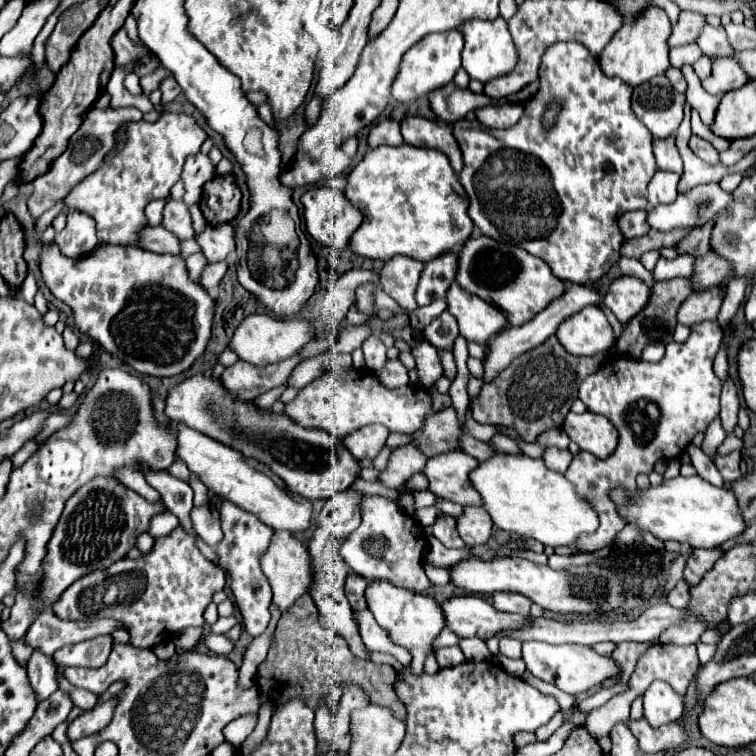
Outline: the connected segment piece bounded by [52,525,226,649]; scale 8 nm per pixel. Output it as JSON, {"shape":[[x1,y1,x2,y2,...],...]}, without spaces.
{"shape":[[180,525,164,537,154,539,154,547,140,559,120,559,108,569,100,569,94,573,88,573,74,581,54,603,54,613,62,619,88,619,88,607,90,607,90,619,100,619,100,617,112,617,124,627,128,627,130,633,130,643,138,648,154,647,160,641,172,639,178,631,184,627,202,627,204,623,204,607,212,601,212,593,220,591,226,583,226,575,220,567,216,567,212,561,208,561,200,549,196,547,196,537,192,533,186,533]]}

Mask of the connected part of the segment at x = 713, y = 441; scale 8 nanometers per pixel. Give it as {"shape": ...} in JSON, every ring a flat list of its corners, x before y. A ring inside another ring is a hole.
{"shape":[[716,417,710,425,708,425,708,431,706,431,706,437,704,437,704,443,702,443,702,451,706,455,712,455,716,451,716,447,726,439,726,429,722,427,720,419]]}

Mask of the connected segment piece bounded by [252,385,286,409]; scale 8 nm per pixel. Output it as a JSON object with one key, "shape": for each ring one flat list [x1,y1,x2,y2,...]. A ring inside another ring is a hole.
{"shape":[[286,385,276,387,276,389,268,391,268,393,262,393,260,397,256,397,256,399,252,401,252,405,254,405,254,407,258,407,258,409,270,409,270,407,272,407,272,403,282,395,282,391,284,391,284,389,286,389]]}

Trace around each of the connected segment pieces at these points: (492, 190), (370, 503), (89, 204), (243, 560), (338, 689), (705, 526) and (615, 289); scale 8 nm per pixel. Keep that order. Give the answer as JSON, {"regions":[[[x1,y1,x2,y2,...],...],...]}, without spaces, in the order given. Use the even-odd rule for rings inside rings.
{"regions":[[[568,41,556,43,544,53,540,65,540,87,536,95,524,103,524,113,518,125,508,131,494,131,482,125,462,127,462,119,452,123,452,133,464,157,464,169,458,179,470,201,468,215,482,235,520,245,528,253,546,261,552,273,564,281,582,285,598,281,608,273,608,269,618,261,620,245,624,241,616,219,626,211,648,209,646,189,652,173,656,171,652,133,636,121,636,115,630,109,630,95,630,85,624,85,616,77,604,77,588,49,576,41],[552,99,558,99,562,111,556,127,544,131,540,119],[566,151,574,155,574,169,568,169]],[[372,495,362,501,362,523,338,545,338,555,356,575,364,577,368,583,384,579,392,585,422,593,430,587,430,581,422,567,424,547,426,537,420,525,408,517,398,503,380,495]],[[164,111,156,123,128,121,124,123,124,133,124,147,64,197,64,209,88,213,96,221,100,243,112,245,130,245,136,241,138,229,146,225,144,207,148,201,166,199,170,195,170,187,180,179,180,169,186,157,198,153,208,137,190,115,170,111]],[[222,499,220,505,220,521,222,521,222,541,216,547,218,553,218,565,230,575,230,589,234,593,236,605,244,617,244,629,248,635,258,637,264,633,264,629,270,623,270,601,272,601,272,589,268,583,268,577,260,569,260,557,270,547,274,529,264,525,258,517,252,513,240,509,238,505]],[[300,597,278,621,274,631,274,645,268,657,258,665,256,673,256,685,272,703,272,709,278,709,290,699,300,699,310,709,318,709,318,705,324,703,332,715,336,715,342,699,342,685,352,683,372,695,374,703,390,705,396,717,404,719,404,705,400,705,394,693,394,681,396,675,392,665,376,665,368,659,358,659,352,655,346,639,338,631,324,629,318,619,318,609,310,597]],[[698,475,676,477,664,481,658,487,636,493,624,493,624,489,616,489,616,493,612,493,612,499,616,501,616,505,620,505,620,509,624,509,628,523,638,523,640,531,650,531,662,541,674,539,678,543,688,543,690,547,714,549,718,547,720,539,738,539,738,535,746,531,736,495,726,487,710,485]],[[622,275,610,283,608,293,604,295,604,305,618,317,620,323,630,321,644,305,648,303,648,285,630,275]]]}

